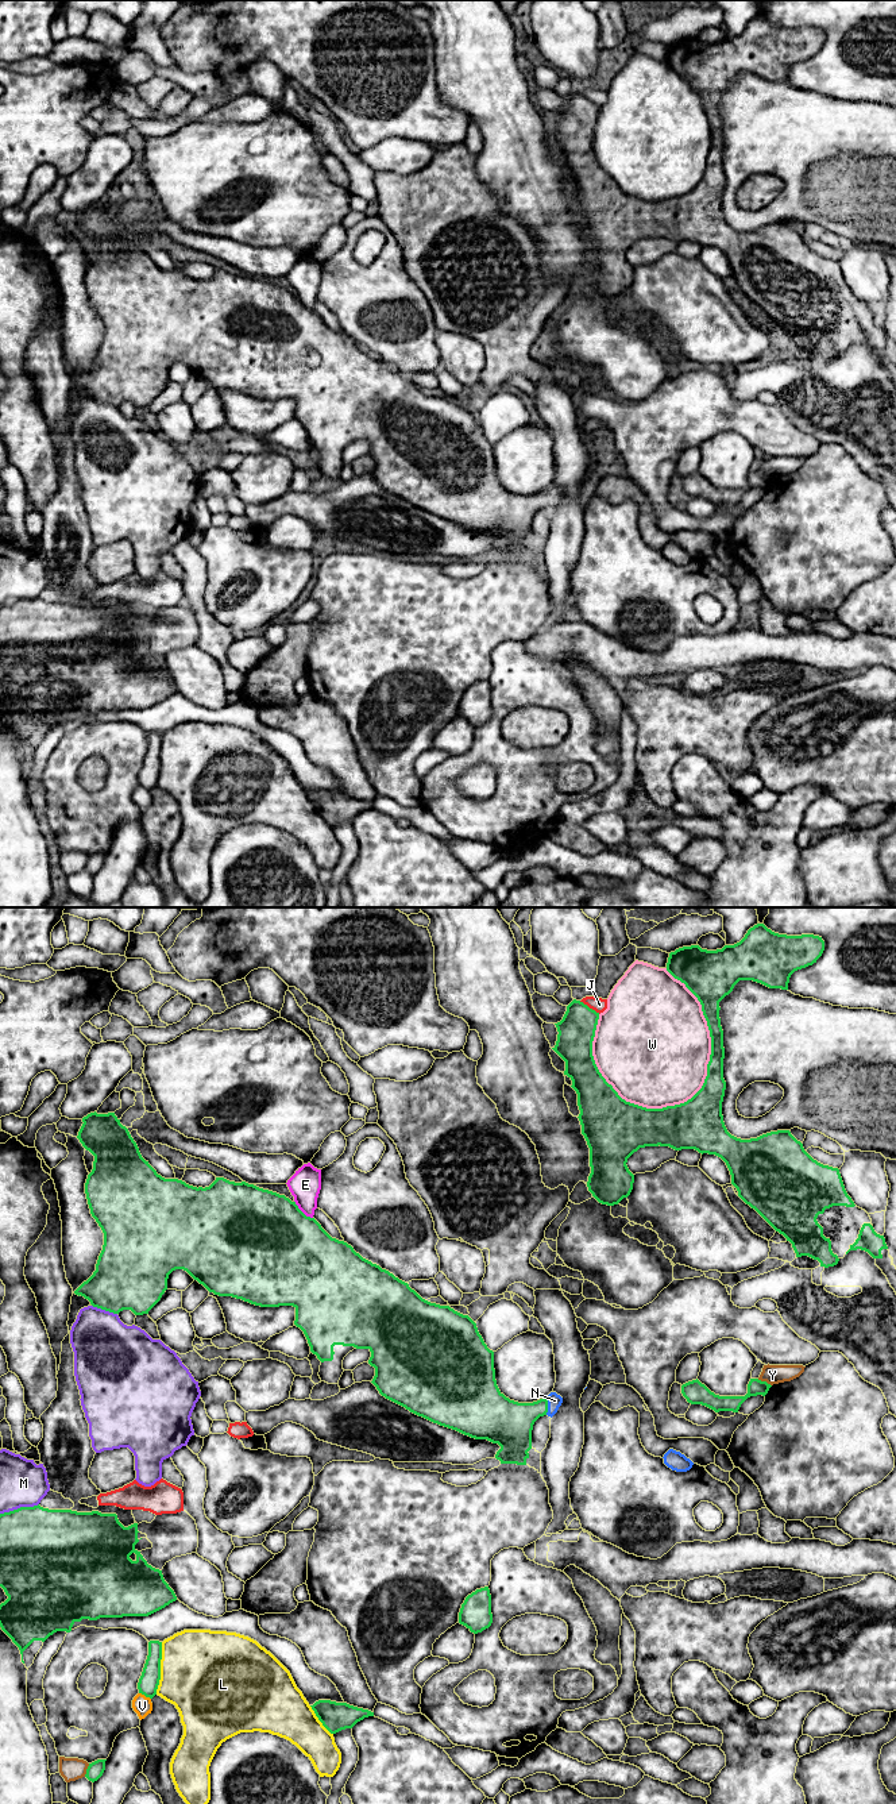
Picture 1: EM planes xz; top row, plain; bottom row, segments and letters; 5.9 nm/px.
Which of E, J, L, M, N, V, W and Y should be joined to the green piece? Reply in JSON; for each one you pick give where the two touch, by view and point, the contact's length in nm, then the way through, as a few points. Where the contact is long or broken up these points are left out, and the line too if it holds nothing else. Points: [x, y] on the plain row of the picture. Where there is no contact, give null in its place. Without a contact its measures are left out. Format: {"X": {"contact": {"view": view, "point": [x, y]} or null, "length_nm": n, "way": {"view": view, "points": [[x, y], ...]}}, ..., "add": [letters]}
{"N": {"contact": {"view": "xz", "point": [547, 498]}, "length_nm": 110, "way": {"view": "xz", "points": [[509, 516], [547, 498], [555, 493]]}}, "add": ["N"]}

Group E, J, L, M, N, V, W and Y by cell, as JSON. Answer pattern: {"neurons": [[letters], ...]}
{"neurons": [["E"], ["J"], ["L"], ["M"], ["N"], ["V"], ["W"], ["Y"]]}

